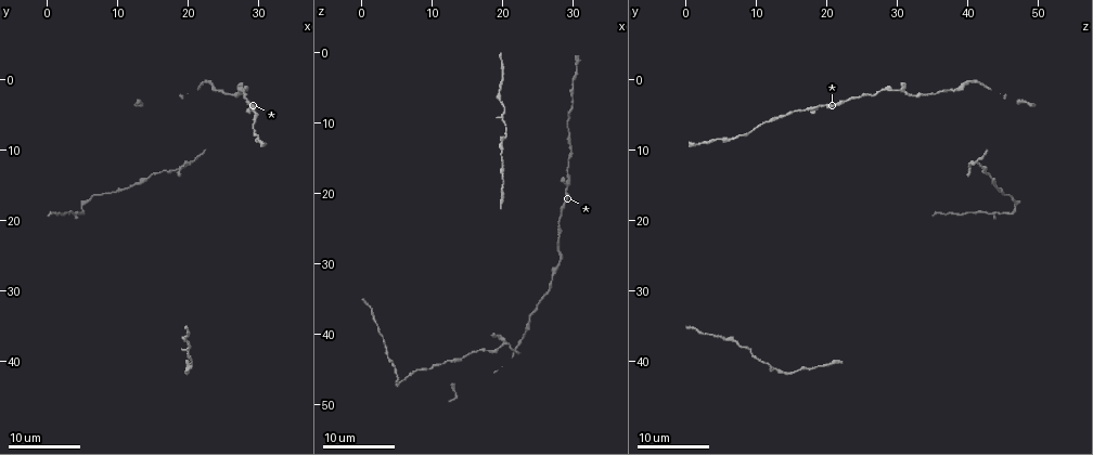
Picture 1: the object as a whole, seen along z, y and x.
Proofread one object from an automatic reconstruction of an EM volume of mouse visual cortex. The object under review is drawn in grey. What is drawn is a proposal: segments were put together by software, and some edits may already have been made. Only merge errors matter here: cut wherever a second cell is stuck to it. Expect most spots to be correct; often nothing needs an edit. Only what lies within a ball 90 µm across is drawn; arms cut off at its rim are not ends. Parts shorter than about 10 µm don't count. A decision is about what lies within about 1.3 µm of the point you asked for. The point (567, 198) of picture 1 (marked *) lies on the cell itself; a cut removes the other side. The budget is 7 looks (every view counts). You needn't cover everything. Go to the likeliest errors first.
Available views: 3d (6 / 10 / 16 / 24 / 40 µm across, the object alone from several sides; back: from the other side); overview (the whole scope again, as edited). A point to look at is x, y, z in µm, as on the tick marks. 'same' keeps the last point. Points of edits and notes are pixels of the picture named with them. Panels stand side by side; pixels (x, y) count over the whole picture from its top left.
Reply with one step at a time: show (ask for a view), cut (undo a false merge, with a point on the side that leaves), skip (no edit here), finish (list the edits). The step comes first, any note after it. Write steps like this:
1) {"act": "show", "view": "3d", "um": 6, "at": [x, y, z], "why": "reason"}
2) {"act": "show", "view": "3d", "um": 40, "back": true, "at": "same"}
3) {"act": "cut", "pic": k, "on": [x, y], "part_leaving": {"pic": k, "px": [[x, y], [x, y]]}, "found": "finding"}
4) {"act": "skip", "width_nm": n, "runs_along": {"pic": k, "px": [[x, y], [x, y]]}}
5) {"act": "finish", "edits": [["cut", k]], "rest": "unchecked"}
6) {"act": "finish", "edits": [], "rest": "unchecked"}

{"act": "show", "view": "3d", "um": 16, "at": [29.5, 3.5, 19.0], "why": "three arms meet"}

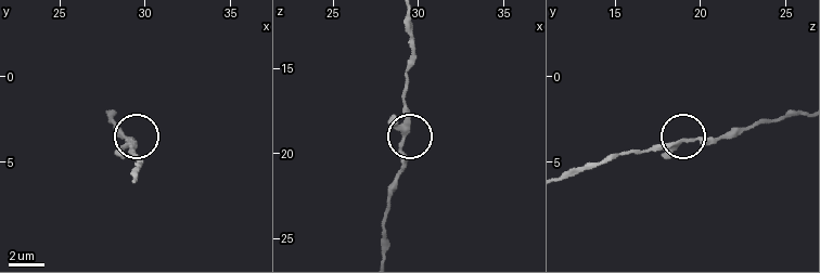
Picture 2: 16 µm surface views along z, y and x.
{"act": "show", "view": "3d", "um": 10, "at": [29.1, 3.7, 19.2], "why": "zoom in"}

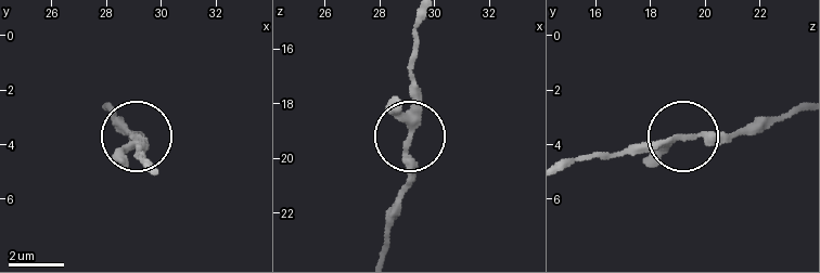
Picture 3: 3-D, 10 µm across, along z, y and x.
{"act": "skip", "width_nm": 210, "runs_along": {"pic": 3, "px": [[412, 176], [412, 48]]}, "found": "all the same cell"}

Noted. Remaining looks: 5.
{"act": "show", "view": "3d", "um": 16, "at": [30.0, 9.5, 0.5], "why": "sudden change in width"}

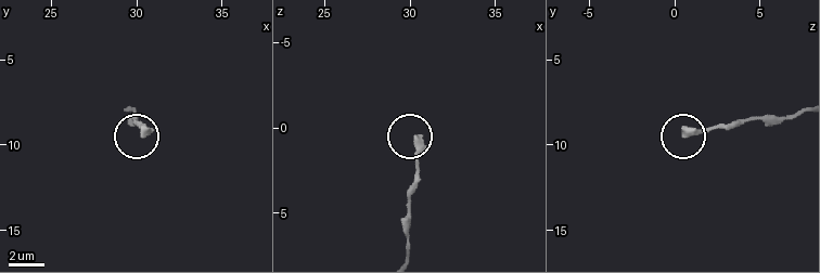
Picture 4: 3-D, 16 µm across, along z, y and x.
{"act": "show", "view": "3d", "um": 10, "at": [30.3, 9.4, 0.7]}

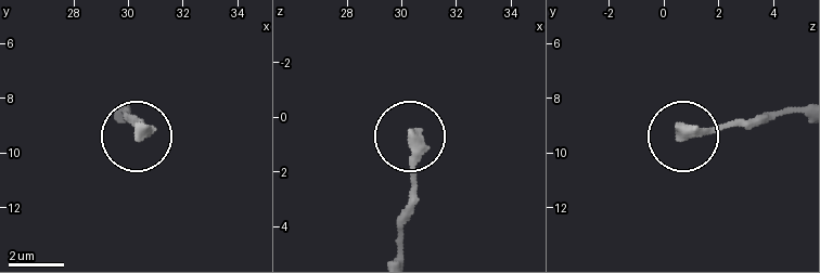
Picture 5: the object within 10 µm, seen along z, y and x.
{"act": "skip", "runs_along": {"pic": 5, "px": [[400, 249], [400, 215], [414, 180], [409, 140]]}, "found": "continuous, no second cell"}

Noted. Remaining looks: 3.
{"act": "show", "view": "3d", "um": 24, "at": [5.0, 18.5, 46.5], "why": "sudden change in width"}

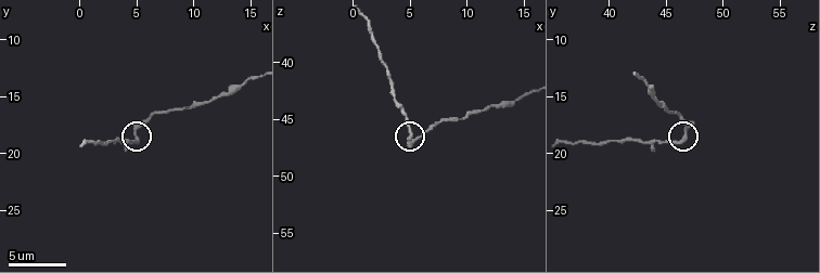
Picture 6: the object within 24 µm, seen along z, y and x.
{"act": "show", "view": "3d", "um": 10, "at": [4.8, 18.6, 46.6]}

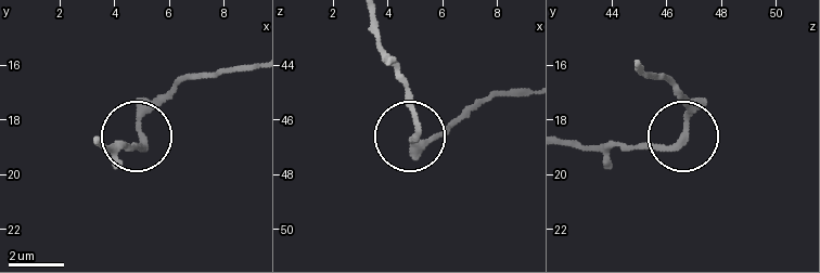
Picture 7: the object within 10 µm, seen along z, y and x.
{"act": "skip", "width_nm": 220, "runs_along": {"pic": 7, "px": [[638, 63], [684, 102], [680, 134], [662, 148], [607, 148]]}, "found": "one cell here"}

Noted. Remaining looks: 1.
{"act": "finish", "edits": [], "rest": "unchecked"}

